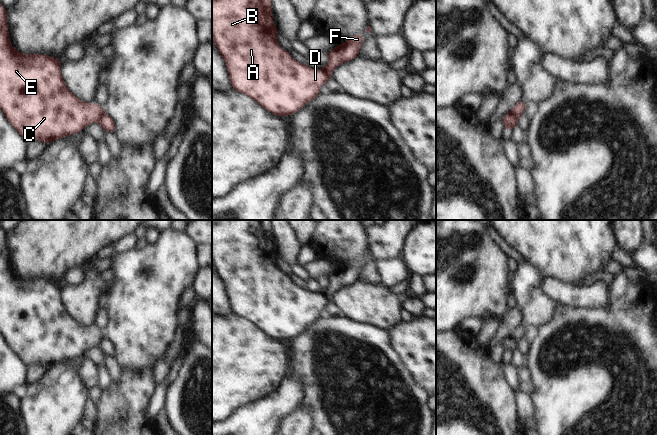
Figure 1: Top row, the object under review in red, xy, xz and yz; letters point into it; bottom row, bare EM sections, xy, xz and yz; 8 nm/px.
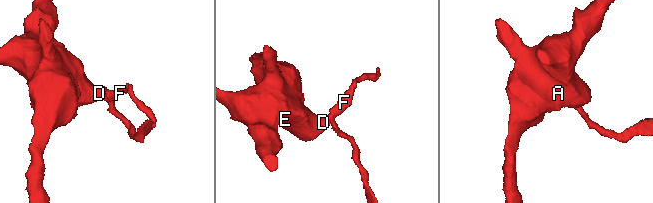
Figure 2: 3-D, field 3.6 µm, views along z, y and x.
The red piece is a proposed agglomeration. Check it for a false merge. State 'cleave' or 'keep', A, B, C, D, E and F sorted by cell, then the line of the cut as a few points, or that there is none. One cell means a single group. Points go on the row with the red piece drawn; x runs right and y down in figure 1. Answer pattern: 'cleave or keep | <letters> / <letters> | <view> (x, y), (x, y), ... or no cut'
cleave | A B C D E / F | xy (103, 112), (97, 121)

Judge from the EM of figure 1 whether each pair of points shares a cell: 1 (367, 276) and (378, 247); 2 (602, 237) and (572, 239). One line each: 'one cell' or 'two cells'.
1: two cells
2: one cell

